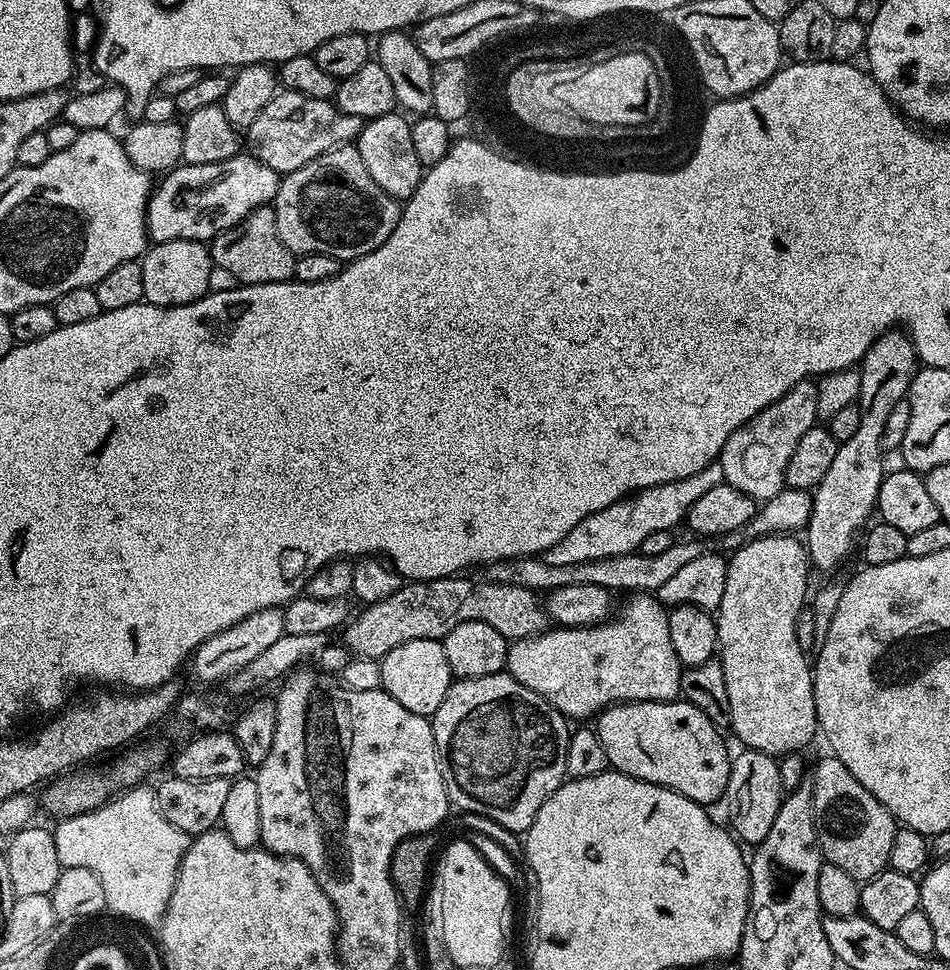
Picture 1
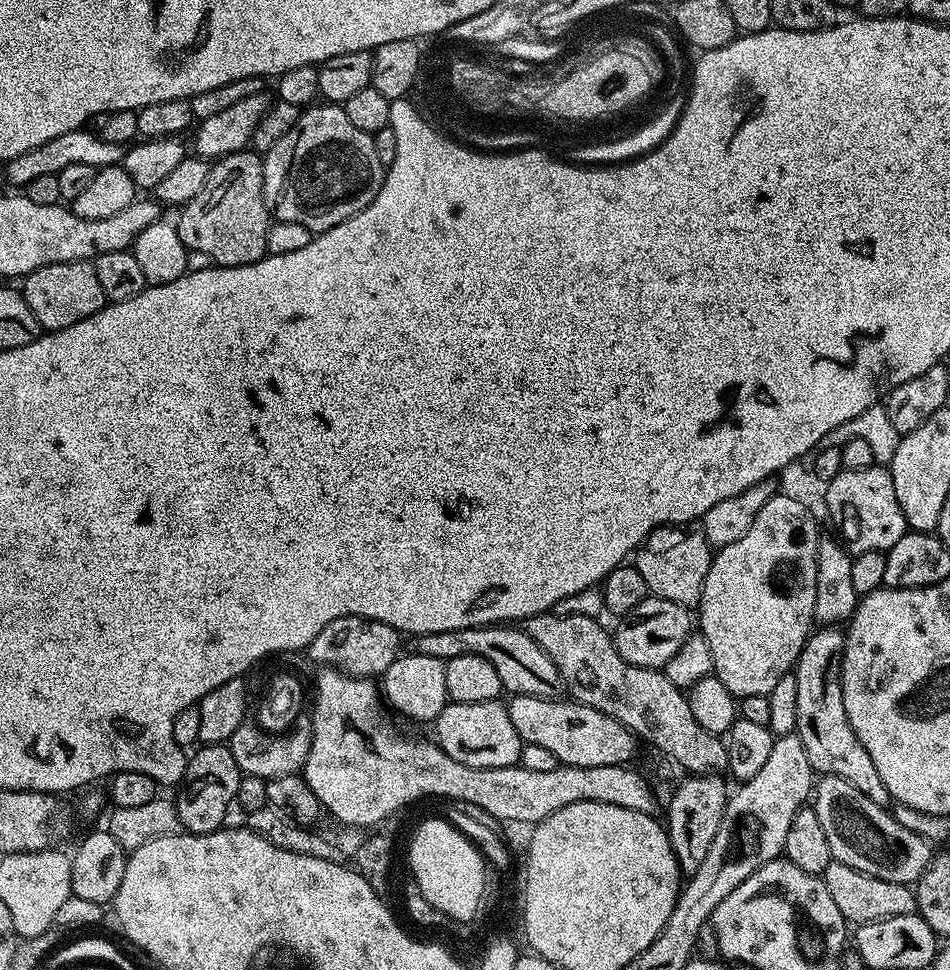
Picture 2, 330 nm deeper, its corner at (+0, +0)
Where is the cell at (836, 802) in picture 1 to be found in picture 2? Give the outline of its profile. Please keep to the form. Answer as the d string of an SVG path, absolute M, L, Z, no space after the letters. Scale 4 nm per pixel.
M820 776L815 781L814 807L822 830L826 830L826 842L830 842L833 860L854 866L854 870L862 870L874 878L909 886L915 885L928 869L934 855L933 845L924 836L906 830L888 808L879 808L870 802L862 790L854 790L842 777Z

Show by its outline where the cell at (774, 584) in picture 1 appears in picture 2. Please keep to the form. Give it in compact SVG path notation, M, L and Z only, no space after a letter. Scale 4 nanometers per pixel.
M777 494L762 506L758 518L754 518L750 530L738 538L738 542L730 542L730 546L719 549L712 557L712 565L706 574L706 582L702 586L702 598L698 605L698 631L710 642L710 654L714 658L713 673L730 690L730 694L737 698L745 696L768 696L774 686L778 686L779 680L783 676L789 675L793 671L796 659L800 657L800 652L804 644L808 641L810 633L814 628L814 598L816 597L816 555L818 546L822 539L821 533L816 533L816 520L812 517L812 512L800 500L795 500L792 496Z

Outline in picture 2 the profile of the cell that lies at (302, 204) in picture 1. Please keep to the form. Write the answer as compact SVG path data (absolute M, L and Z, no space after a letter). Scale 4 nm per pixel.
M320 102L309 106L300 113L298 122L285 136L278 138L274 146L263 153L264 162L264 201L269 213L276 220L302 222L314 234L319 234L346 222L358 214L378 194L384 181L386 165L378 162L378 153L374 151L373 133L358 130L350 118L346 118L343 107L331 102Z

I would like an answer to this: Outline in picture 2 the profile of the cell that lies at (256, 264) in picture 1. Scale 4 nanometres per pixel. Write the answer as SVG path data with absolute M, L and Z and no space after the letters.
M255 150L235 152L229 156L221 156L209 167L206 186L189 204L179 209L180 220L175 221L182 242L189 253L201 252L209 256L216 266L233 268L243 264L253 264L266 255L266 234L270 223L270 213L264 201L264 162L261 153Z

